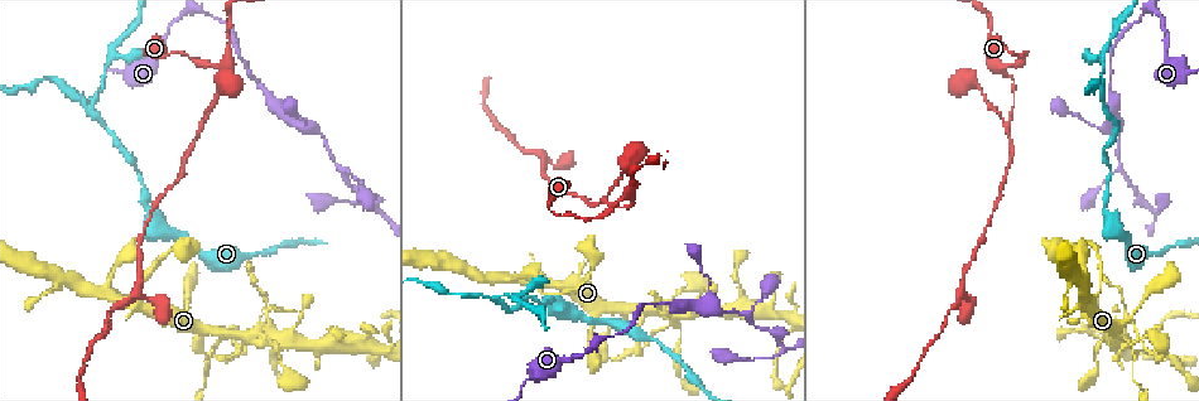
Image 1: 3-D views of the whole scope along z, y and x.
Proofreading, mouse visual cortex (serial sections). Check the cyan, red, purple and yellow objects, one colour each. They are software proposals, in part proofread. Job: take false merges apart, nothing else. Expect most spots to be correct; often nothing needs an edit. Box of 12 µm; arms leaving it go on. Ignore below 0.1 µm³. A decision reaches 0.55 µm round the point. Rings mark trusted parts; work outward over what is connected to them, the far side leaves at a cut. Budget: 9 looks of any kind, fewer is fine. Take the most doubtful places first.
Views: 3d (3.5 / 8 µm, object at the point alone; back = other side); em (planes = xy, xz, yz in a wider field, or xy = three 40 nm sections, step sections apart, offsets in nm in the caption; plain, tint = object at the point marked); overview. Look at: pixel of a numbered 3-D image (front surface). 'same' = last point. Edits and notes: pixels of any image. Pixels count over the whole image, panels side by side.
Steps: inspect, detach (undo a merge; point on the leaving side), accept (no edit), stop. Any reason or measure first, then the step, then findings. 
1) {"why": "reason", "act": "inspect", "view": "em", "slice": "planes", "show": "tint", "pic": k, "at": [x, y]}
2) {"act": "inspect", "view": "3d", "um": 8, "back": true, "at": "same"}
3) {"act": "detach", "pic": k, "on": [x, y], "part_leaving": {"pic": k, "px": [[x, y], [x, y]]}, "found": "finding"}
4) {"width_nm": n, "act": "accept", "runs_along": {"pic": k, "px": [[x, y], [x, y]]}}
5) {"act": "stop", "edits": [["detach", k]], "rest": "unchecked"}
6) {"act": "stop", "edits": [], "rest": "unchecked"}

{"why": "arms part here", "act": "inspect", "view": "3d", "um": 3.5, "pic": 1, "at": [91, 108]}

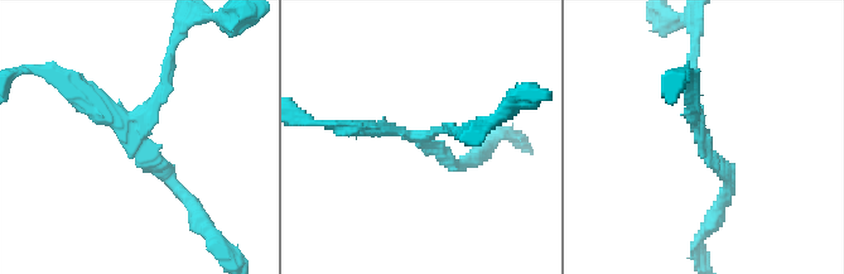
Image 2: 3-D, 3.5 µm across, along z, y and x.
{"arms": 3, "arm_widths_nm": [150, 150, 150], "act": "inspect", "view": "em", "slice": "planes", "show": "tint", "pic": 2, "at": [138, 140]}

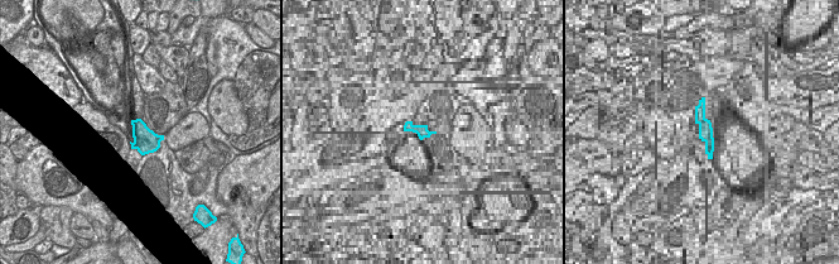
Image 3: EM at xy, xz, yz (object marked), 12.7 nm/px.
{"act": "detach", "pic": 2, "on": [165, 91], "part_leaving": {"pic": 2, "px": [[143, 129], [178, 32]]}, "found": "a second cell is stuck on"}

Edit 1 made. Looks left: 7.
{"why": "redraw", "act": "inspect", "view": "overview"}

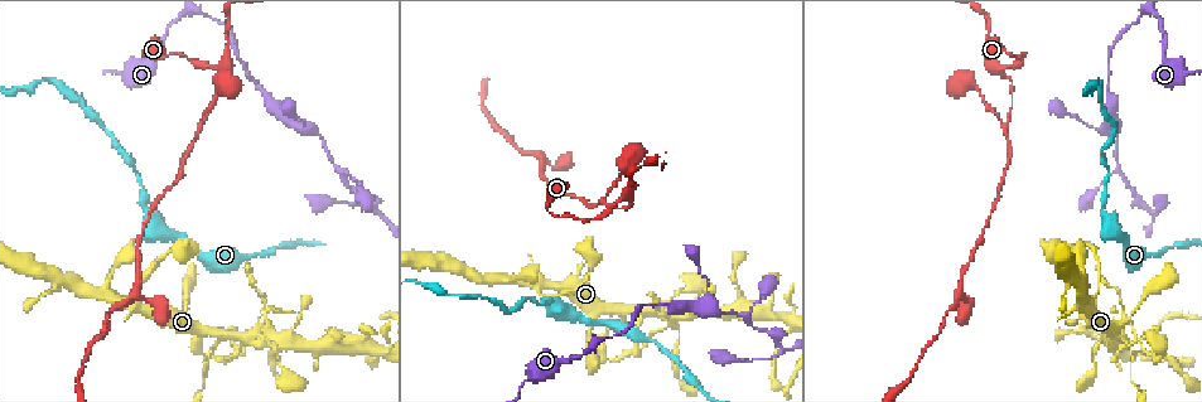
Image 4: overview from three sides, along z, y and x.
{"why": "a narrow waist", "act": "inspect", "view": "3d", "um": 3.5, "pic": 4, "at": [221, 67]}

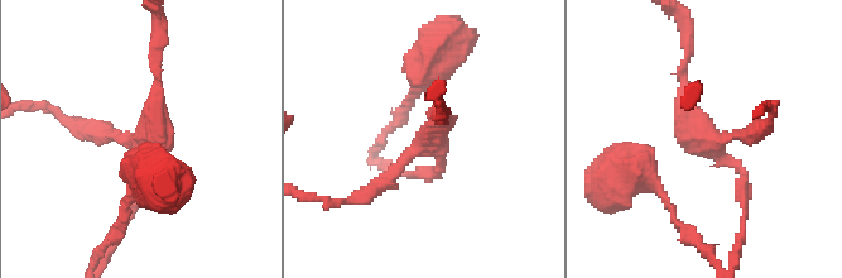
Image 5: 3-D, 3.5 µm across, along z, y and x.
{"arms": 3, "arm_widths_nm": [150, 200, 200], "why": "shape alone is not enough", "act": "inspect", "view": "em", "slice": "xy", "step": 2, "show": "tint", "pic": 5, "at": [715, 145]}

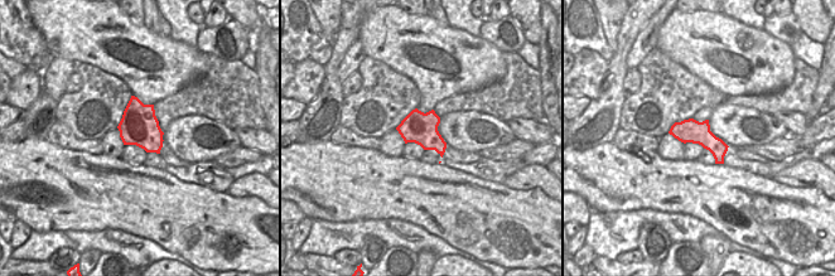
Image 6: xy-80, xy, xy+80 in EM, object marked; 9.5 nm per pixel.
{"act": "inspect", "view": "em", "slice": "xy", "step": 1, "show": "tint", "at": "same"}

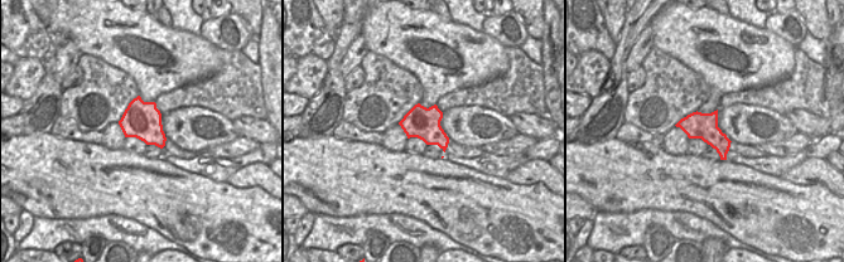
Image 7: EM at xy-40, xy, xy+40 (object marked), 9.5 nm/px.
{"act": "accept", "runs_along": {"pic": 5, "px": [[75, 124], [157, 156], [133, 202]]}, "found": "all the same cell"}

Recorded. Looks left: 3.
{"why": "side arm on a straight run", "act": "inspect", "view": "3d", "um": 3.5, "pic": 4, "at": [1003, 124]}

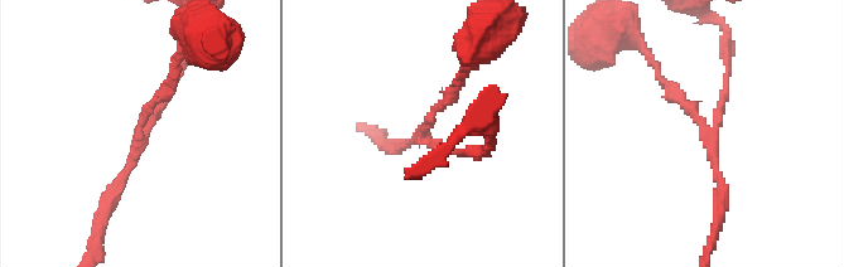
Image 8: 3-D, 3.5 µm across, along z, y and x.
{"arms": 3, "arm_widths_nm": [100, 150, 150], "why": "shape alone is not enough", "act": "inspect", "view": "em", "slice": "xy", "step": 2, "show": "tint", "pic": 8, "at": [138, 137]}

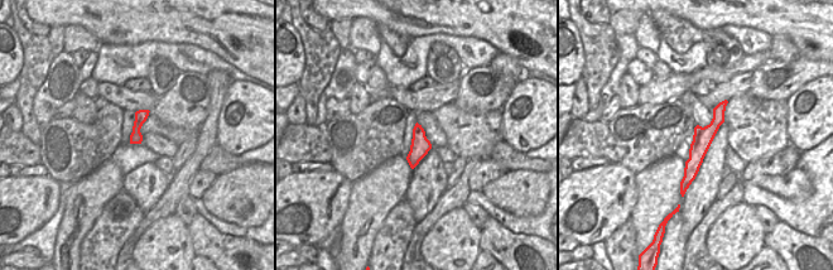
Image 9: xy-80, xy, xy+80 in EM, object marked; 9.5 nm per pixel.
{"act": "accept", "found": "continuous, no second cell"}

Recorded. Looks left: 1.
{"act": "stop", "edits": [["detach", 2]], "rest": "unchecked"}

